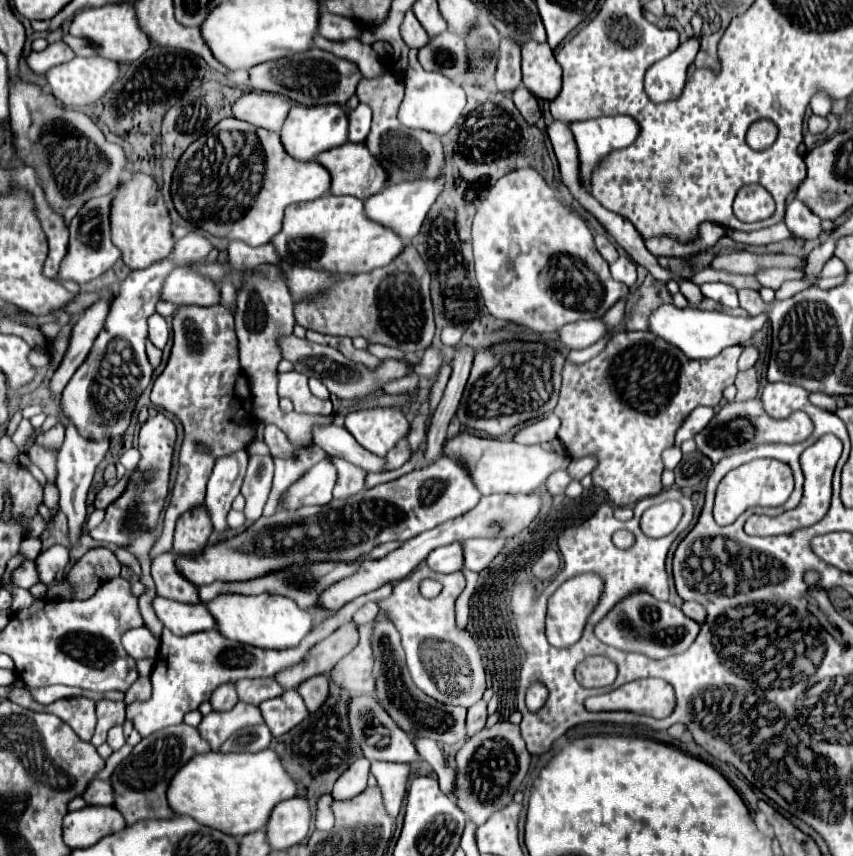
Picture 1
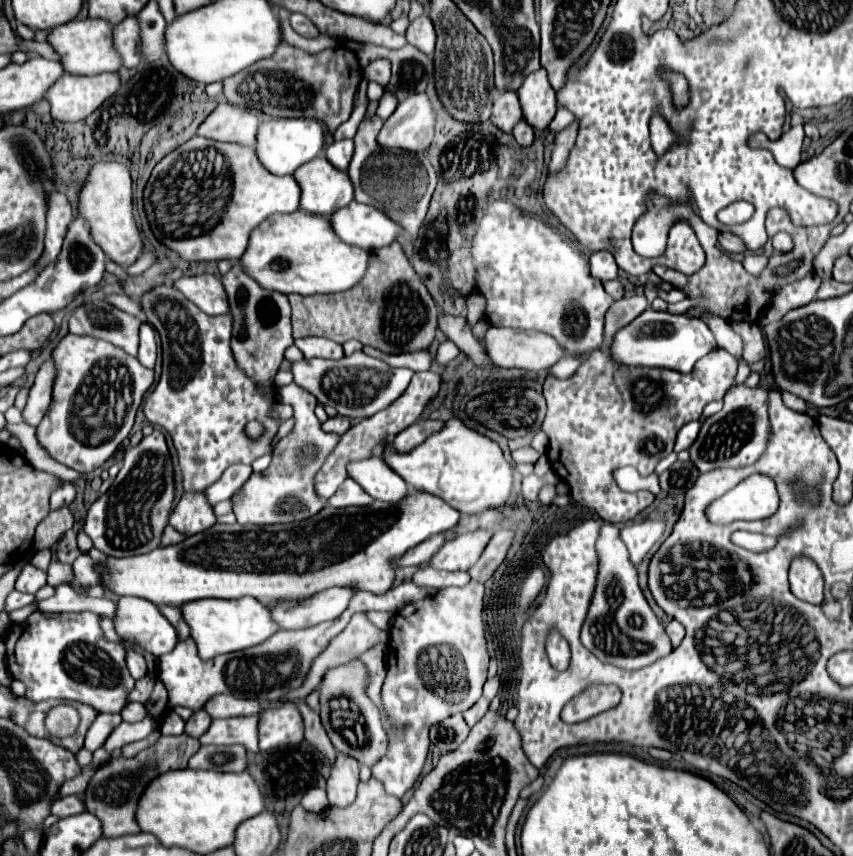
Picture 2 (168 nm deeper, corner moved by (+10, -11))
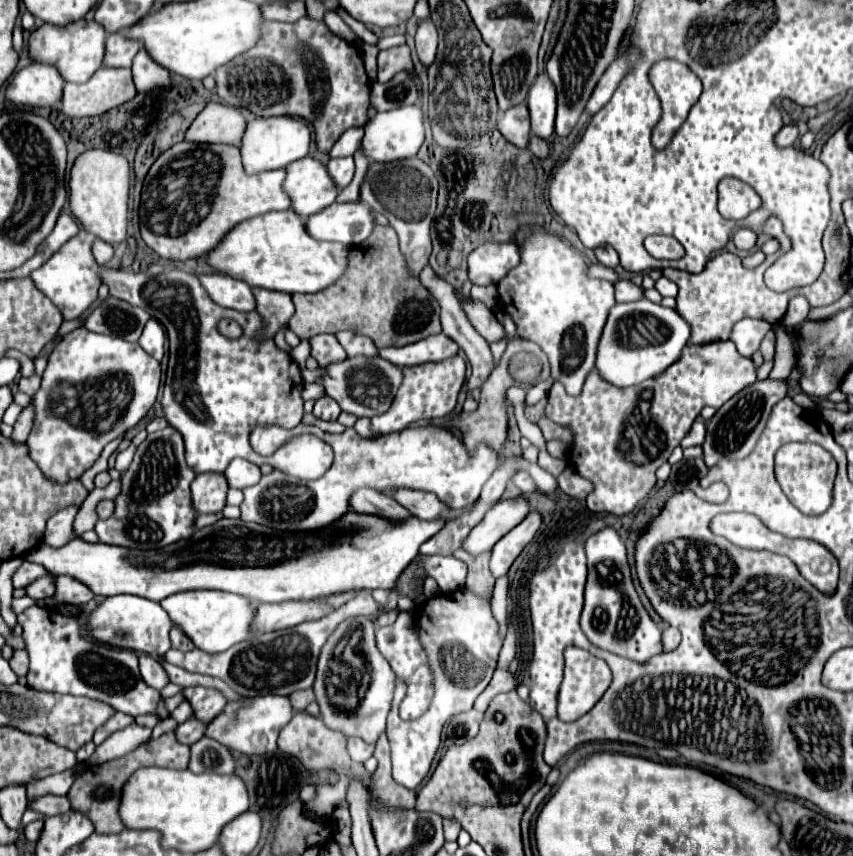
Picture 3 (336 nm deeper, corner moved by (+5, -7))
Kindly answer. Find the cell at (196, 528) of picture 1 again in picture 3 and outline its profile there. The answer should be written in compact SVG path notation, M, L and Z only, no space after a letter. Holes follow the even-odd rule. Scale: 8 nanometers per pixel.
M204 472L192 482L192 502L198 514L216 514L226 506L228 482L224 474Z

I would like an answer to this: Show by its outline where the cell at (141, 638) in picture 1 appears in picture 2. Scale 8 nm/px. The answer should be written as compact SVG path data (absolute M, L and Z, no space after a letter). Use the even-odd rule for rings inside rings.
M129 650L127 656L125 656L125 662L127 662L127 668L129 668L129 672L131 672L131 676L133 676L135 680L139 680L139 678L143 678L143 676L147 674L145 658L143 658L139 652Z

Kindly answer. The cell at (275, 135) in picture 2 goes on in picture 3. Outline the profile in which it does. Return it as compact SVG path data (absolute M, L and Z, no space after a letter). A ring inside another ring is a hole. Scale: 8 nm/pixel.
M256 118L250 120L246 126L246 132L240 142L240 154L242 154L242 164L248 174L258 174L264 170L280 170L286 164L300 160L308 154L310 150L310 126L300 120L300 118Z

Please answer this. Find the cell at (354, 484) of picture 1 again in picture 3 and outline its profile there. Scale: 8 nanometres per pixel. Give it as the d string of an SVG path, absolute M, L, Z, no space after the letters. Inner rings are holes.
M362 488L360 492L356 492L350 504L352 504L352 510L358 514L372 514L388 520L406 520L412 516L392 496L376 490L368 490L368 488Z

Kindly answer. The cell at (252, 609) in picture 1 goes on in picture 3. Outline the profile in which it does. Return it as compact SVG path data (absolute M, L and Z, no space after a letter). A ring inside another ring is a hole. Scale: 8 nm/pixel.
M188 590L178 592L160 602L160 606L168 612L170 622L178 626L196 648L204 652L224 652L230 646L238 644L240 640L248 638L250 620L254 616L254 610L250 606L250 600L238 594L228 594L220 590Z

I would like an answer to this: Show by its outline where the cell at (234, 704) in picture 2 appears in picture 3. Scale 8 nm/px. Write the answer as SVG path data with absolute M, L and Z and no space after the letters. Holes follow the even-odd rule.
M190 686L184 692L184 698L192 704L194 710L194 718L198 718L200 722L208 724L216 714L220 714L220 710L224 708L224 704L228 702L218 690L214 688L202 688L202 686Z

